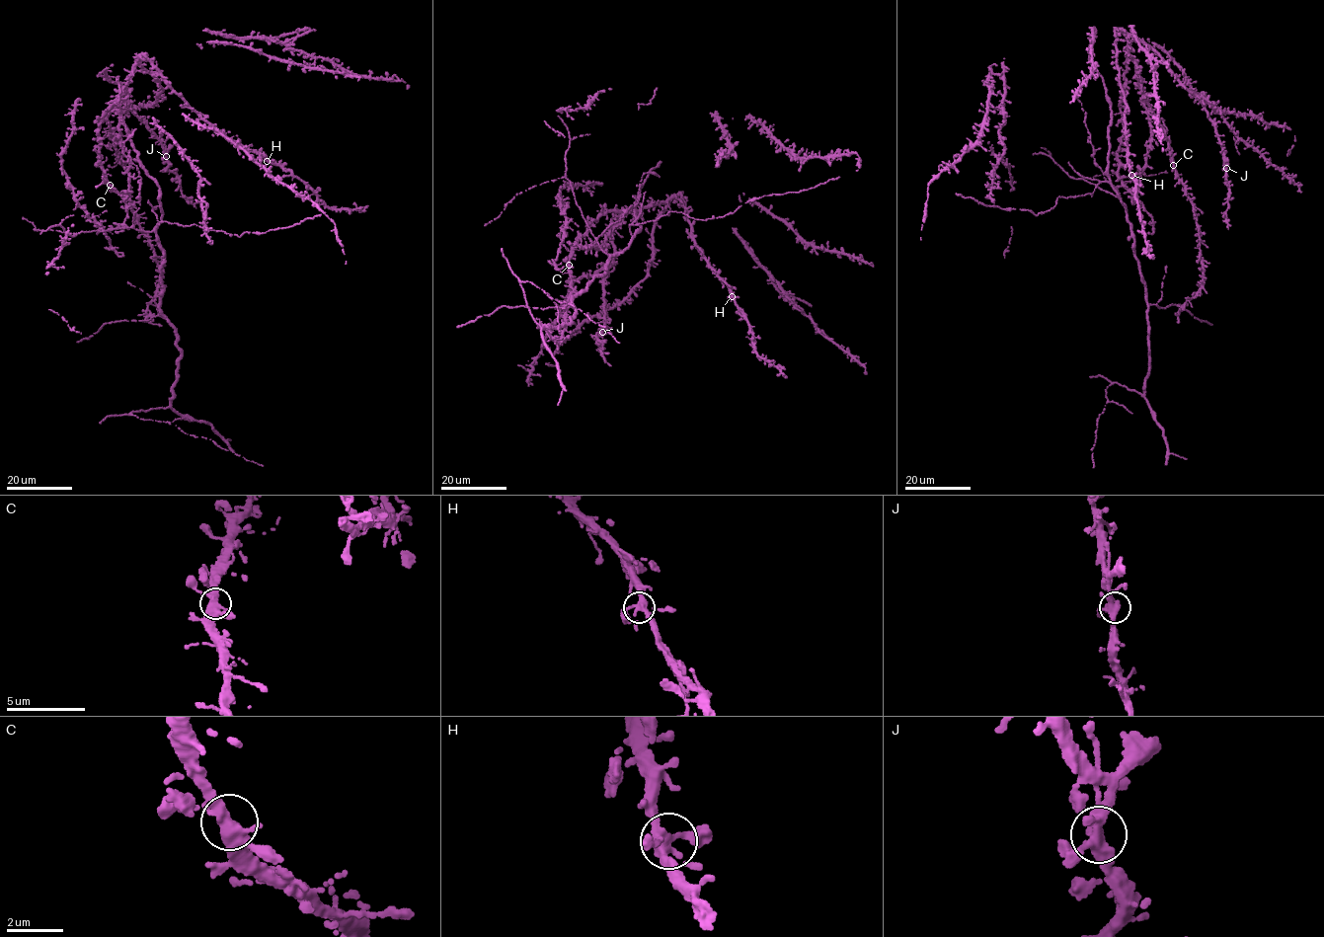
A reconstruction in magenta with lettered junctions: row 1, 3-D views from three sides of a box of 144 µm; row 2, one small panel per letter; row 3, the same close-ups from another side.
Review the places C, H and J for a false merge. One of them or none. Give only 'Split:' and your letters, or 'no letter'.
Split: no letter

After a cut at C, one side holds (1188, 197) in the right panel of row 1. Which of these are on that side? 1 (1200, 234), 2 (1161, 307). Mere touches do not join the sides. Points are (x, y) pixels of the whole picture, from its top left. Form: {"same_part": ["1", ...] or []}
{"same_part": ["1"]}

